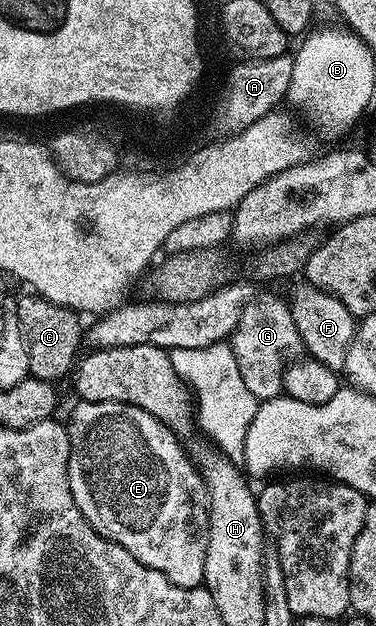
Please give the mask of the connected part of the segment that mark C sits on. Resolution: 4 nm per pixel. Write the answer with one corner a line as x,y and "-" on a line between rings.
25,293
17,299
17,312
21,334
25,336
29,374
32,378
42,379
48,383
56,384
65,374
74,370
78,362
77,350
83,347
82,316
70,307
55,305
47,301
42,295

